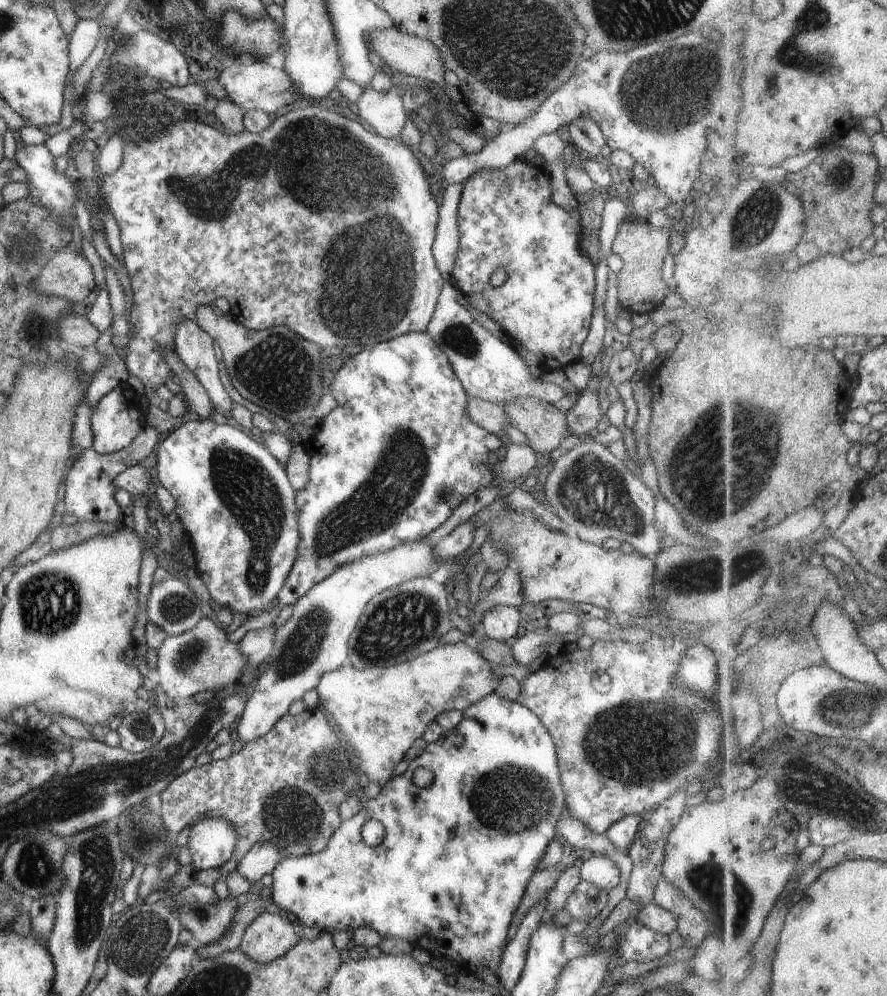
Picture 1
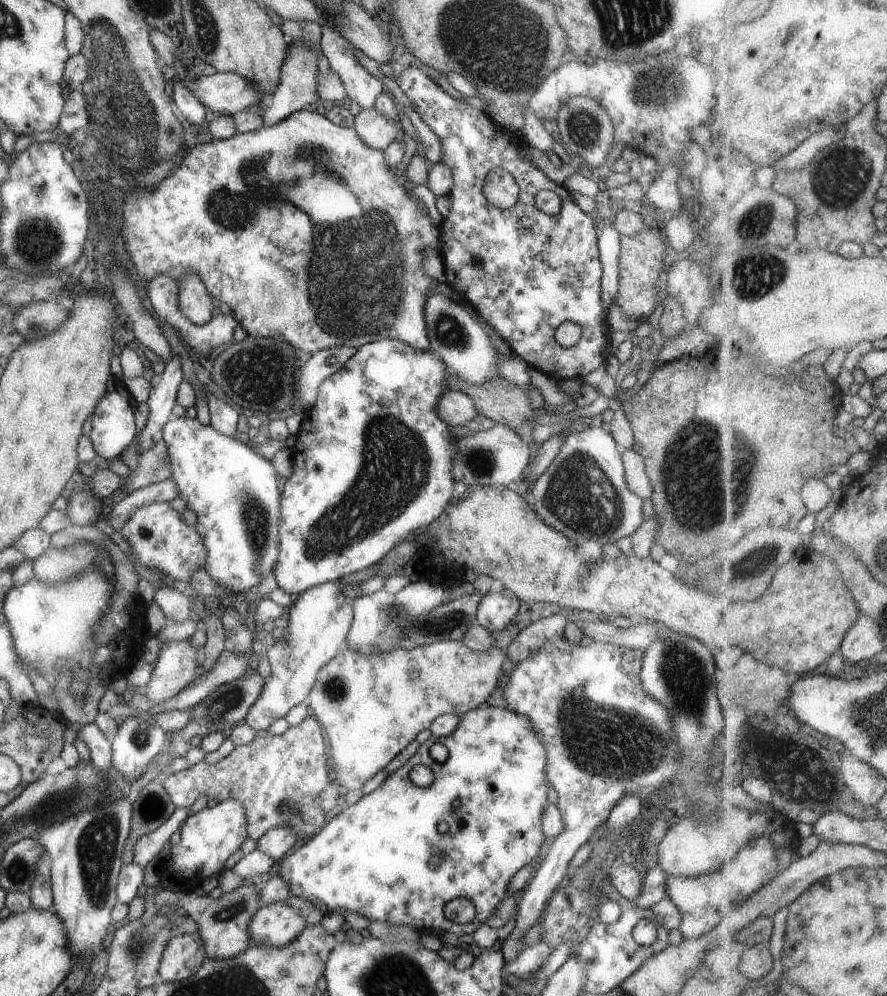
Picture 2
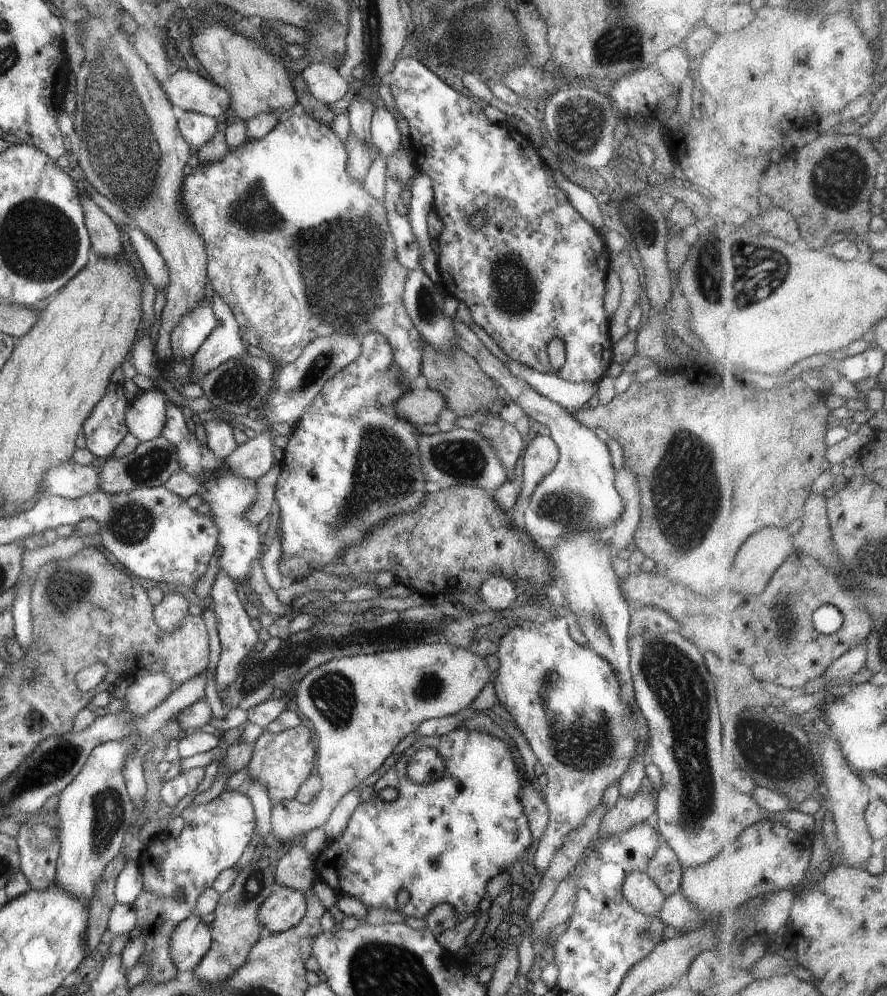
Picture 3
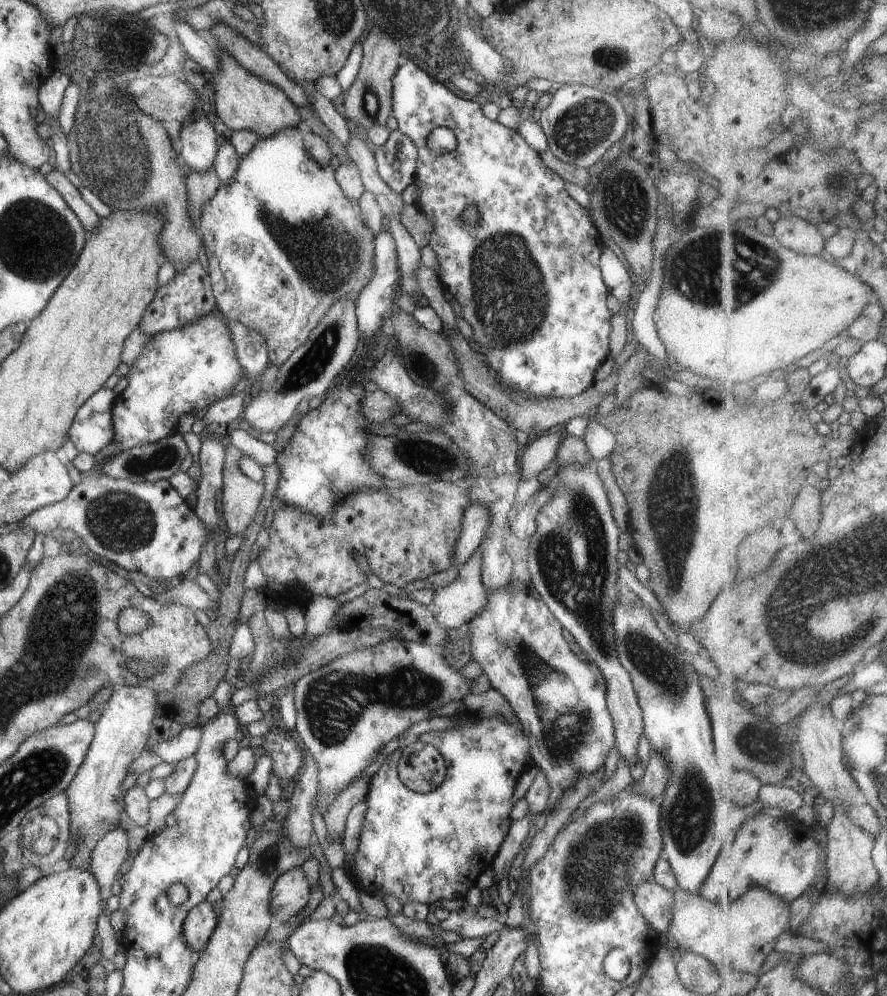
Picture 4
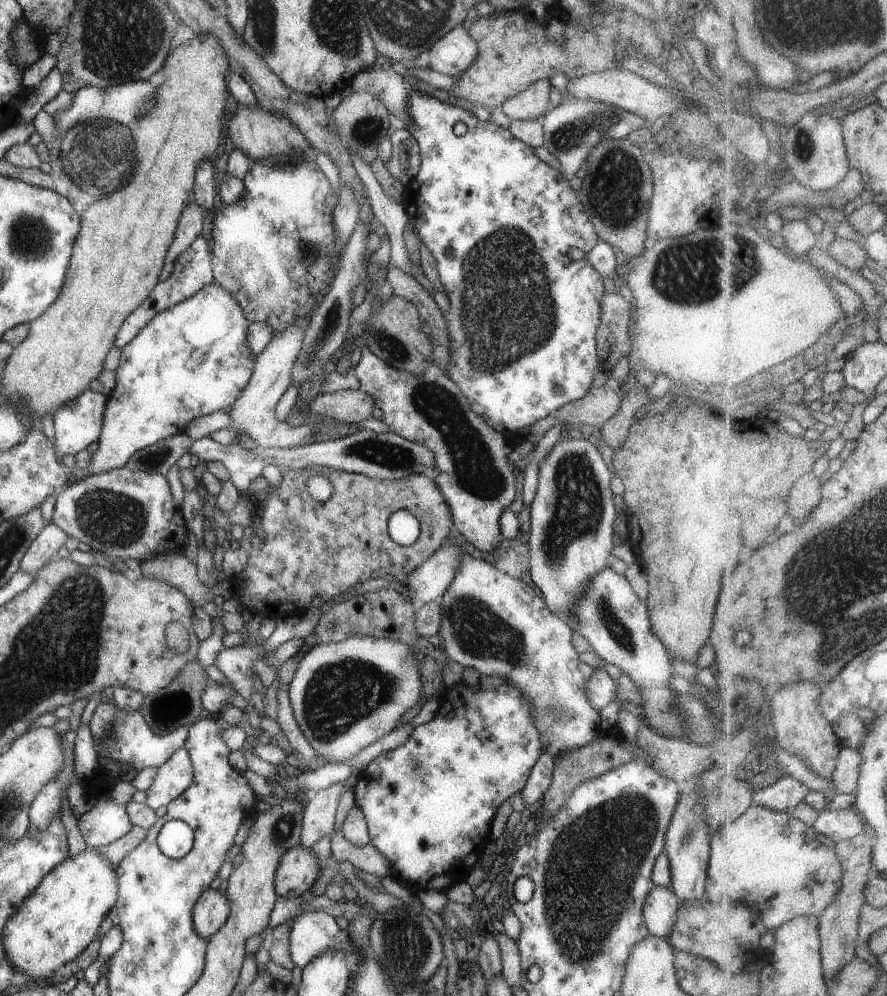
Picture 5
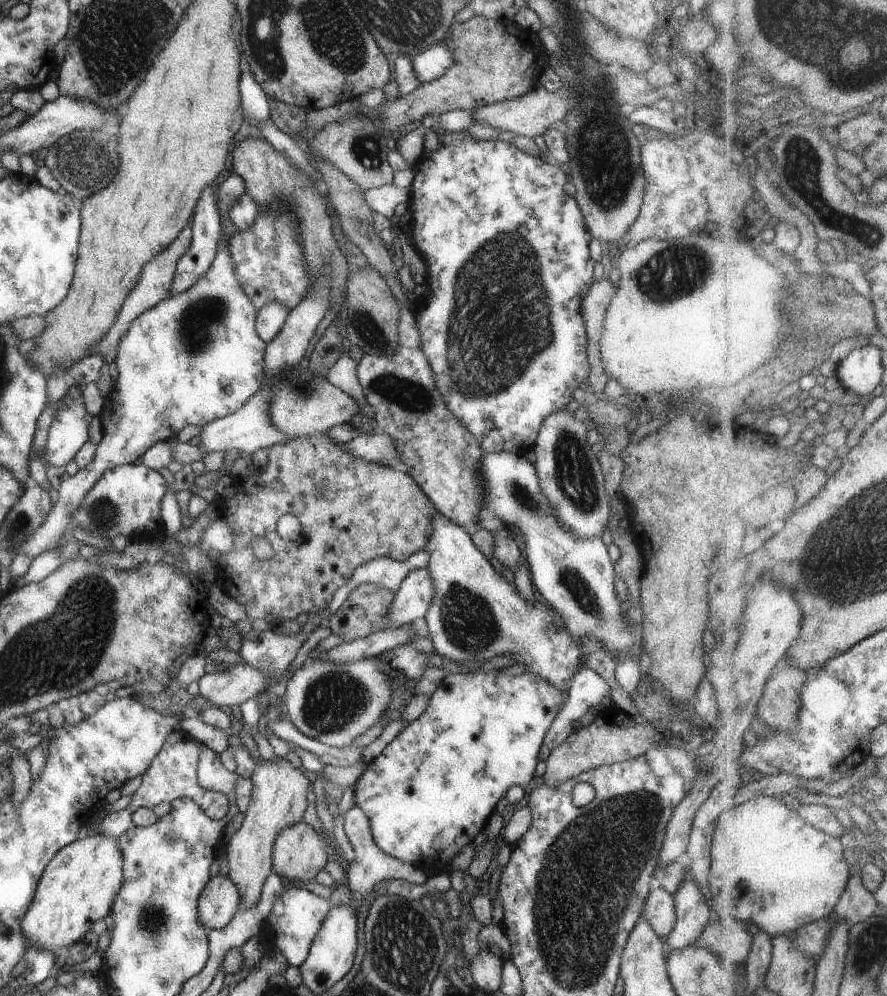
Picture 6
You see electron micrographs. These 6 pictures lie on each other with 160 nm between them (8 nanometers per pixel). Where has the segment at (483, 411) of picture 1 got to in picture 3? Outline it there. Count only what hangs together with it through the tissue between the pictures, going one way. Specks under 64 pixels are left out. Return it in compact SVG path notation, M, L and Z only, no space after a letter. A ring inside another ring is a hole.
M427 387L425 390L405 390L397 400L393 400L391 408L409 424L417 426L434 423L446 406L443 396Z

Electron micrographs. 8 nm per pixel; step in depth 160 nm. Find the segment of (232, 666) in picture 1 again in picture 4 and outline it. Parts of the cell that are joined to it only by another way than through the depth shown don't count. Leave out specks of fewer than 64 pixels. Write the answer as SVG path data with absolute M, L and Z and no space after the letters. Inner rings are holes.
M120 686L103 704L101 716L94 722L94 735L83 762L64 790L69 807L68 834L74 837L76 848L66 866L89 869L90 852L97 841L125 822L122 780L129 763L142 753L147 744L157 702L155 694L146 686Z

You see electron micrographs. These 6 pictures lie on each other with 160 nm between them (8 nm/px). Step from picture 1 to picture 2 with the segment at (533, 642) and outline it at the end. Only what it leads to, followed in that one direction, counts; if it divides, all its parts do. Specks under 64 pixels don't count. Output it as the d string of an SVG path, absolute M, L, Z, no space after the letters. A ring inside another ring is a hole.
M437 641L428 645L421 645L420 647L415 647L412 650L406 650L406 649L393 649L390 651L385 651L383 653L373 653L373 654L361 654L361 653L355 653L353 651L347 650L347 648L342 647L339 652L329 661L326 662L316 674L316 681L311 685L310 691L308 692L308 696L306 698L306 702L310 706L309 710L311 710L311 714L316 718L317 721L319 721L319 724L322 726L322 729L324 730L324 734L327 734L327 740L329 740L328 748L331 748L331 758L333 758L333 762L331 763L331 770L332 770L332 764L335 764L335 780L336 776L339 776L339 787L340 789L346 788L347 790L353 790L353 789L360 789L367 780L369 780L376 772L379 772L381 769L384 768L384 766L393 758L396 756L396 754L403 750L413 739L416 738L416 734L418 732L421 732L422 730L425 730L428 728L428 726L431 724L431 721L439 715L449 713L452 715L457 715L458 717L462 715L464 712L467 712L468 710L471 710L472 708L475 708L478 704L485 703L485 700L489 698L489 695L493 690L495 690L495 687L497 686L498 676L500 675L501 664L503 664L503 660L505 660L506 657L506 650L505 649L498 649L497 647L493 646L487 651L479 652L479 651L472 651L470 648L467 648L461 641Z

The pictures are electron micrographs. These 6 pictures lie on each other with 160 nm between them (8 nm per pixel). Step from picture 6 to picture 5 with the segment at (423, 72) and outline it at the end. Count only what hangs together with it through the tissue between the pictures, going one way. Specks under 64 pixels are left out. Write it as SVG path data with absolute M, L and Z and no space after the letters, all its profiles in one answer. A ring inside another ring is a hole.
M459 24L430 45L427 68L441 74L456 76L476 59L477 53L478 48L474 40Z

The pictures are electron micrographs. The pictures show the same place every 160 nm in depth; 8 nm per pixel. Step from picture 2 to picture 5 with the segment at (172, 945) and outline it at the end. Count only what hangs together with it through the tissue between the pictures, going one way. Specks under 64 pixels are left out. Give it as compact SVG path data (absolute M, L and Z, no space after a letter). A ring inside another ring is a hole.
M207 889L200 894L192 908L192 927L199 938L209 938L225 924L229 914L228 900L217 890Z

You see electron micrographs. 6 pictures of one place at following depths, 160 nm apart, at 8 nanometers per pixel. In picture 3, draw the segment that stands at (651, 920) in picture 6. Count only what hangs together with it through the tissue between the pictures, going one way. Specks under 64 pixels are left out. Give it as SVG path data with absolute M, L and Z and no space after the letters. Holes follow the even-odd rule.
M631 871L623 879L621 894L636 910L655 918L661 903L666 900L664 894L653 884L645 872Z

